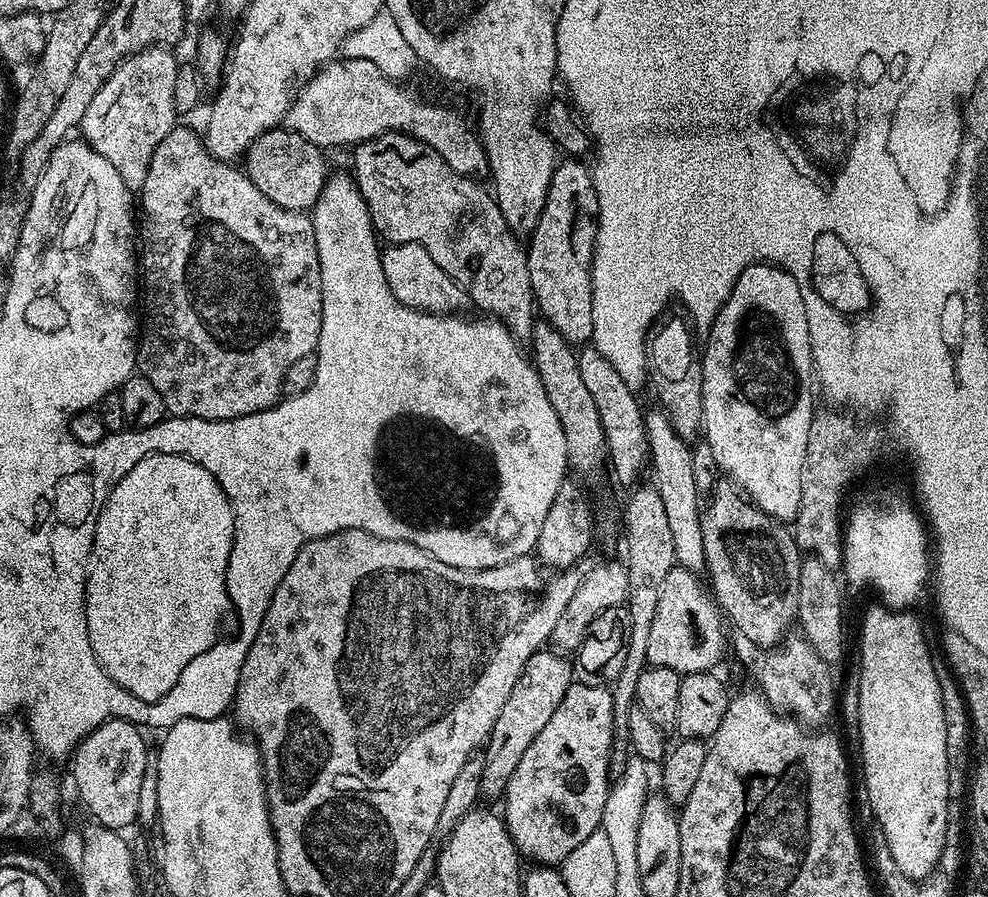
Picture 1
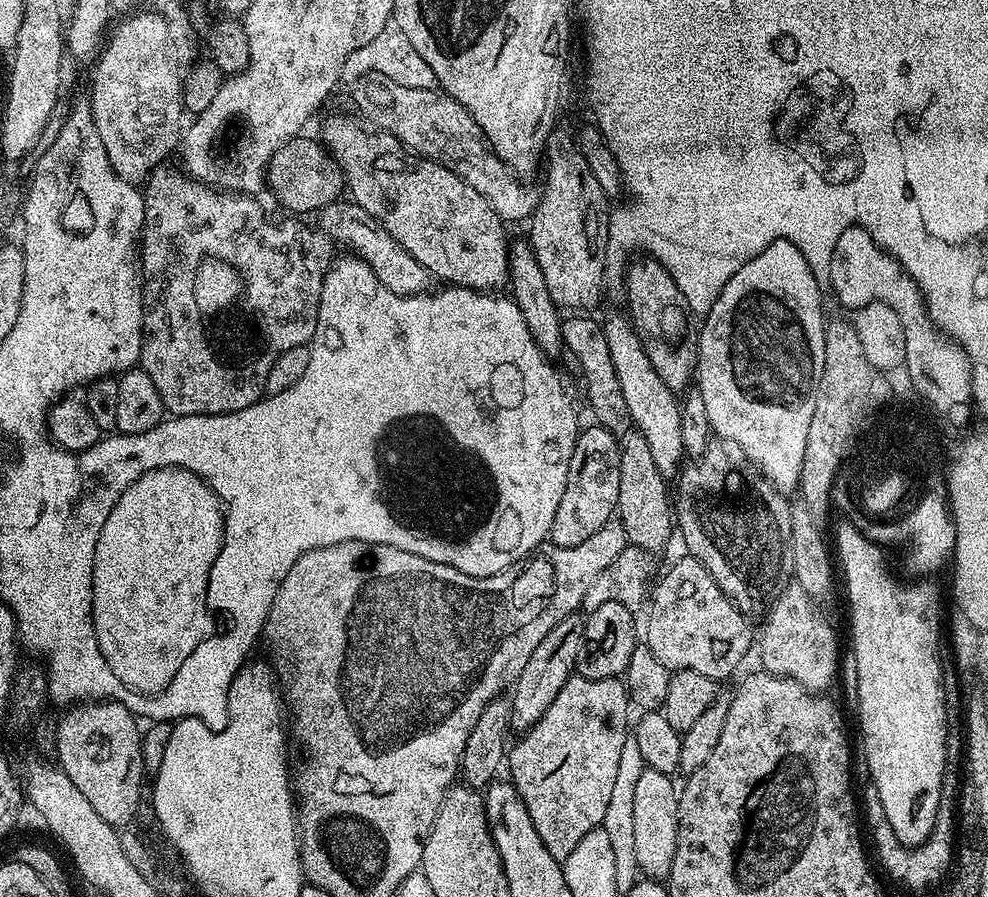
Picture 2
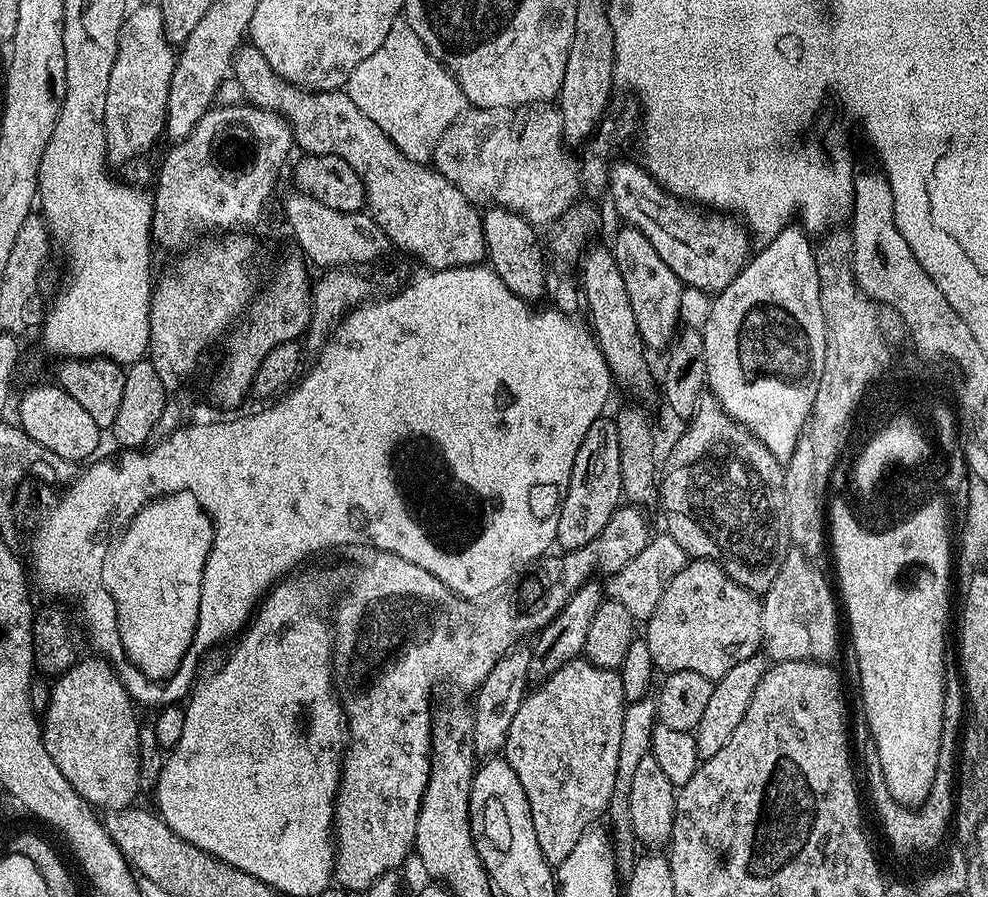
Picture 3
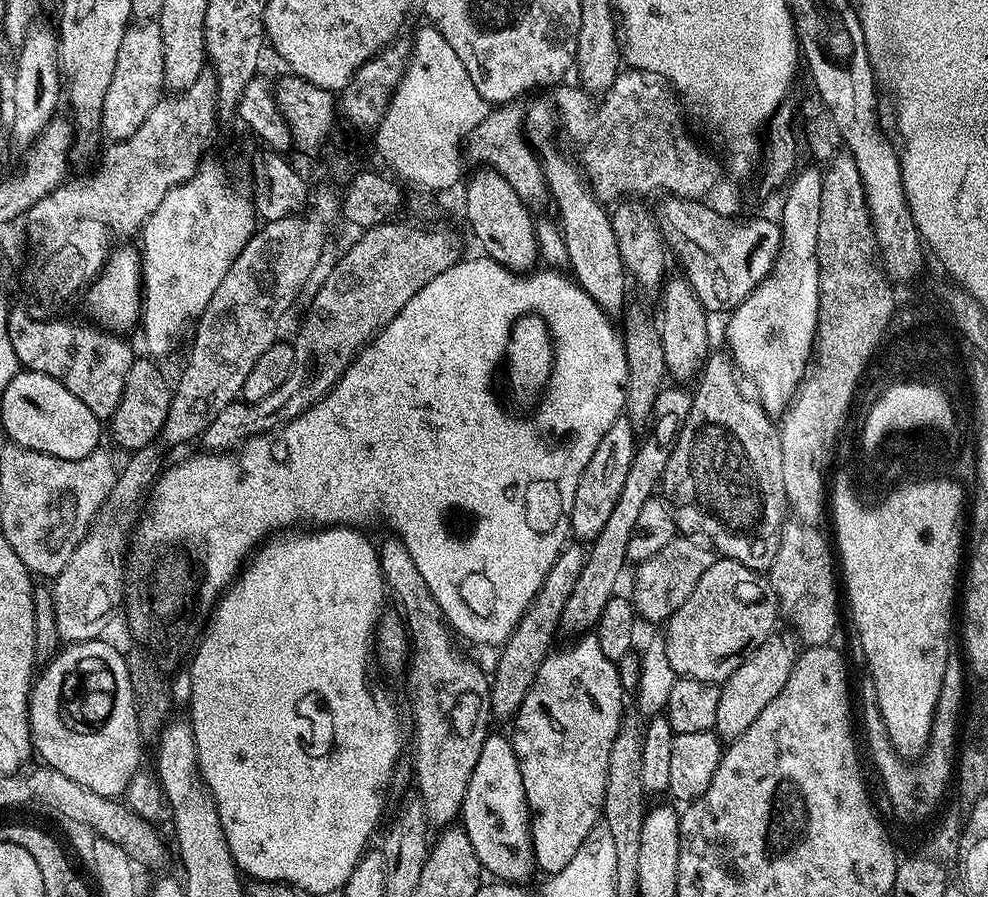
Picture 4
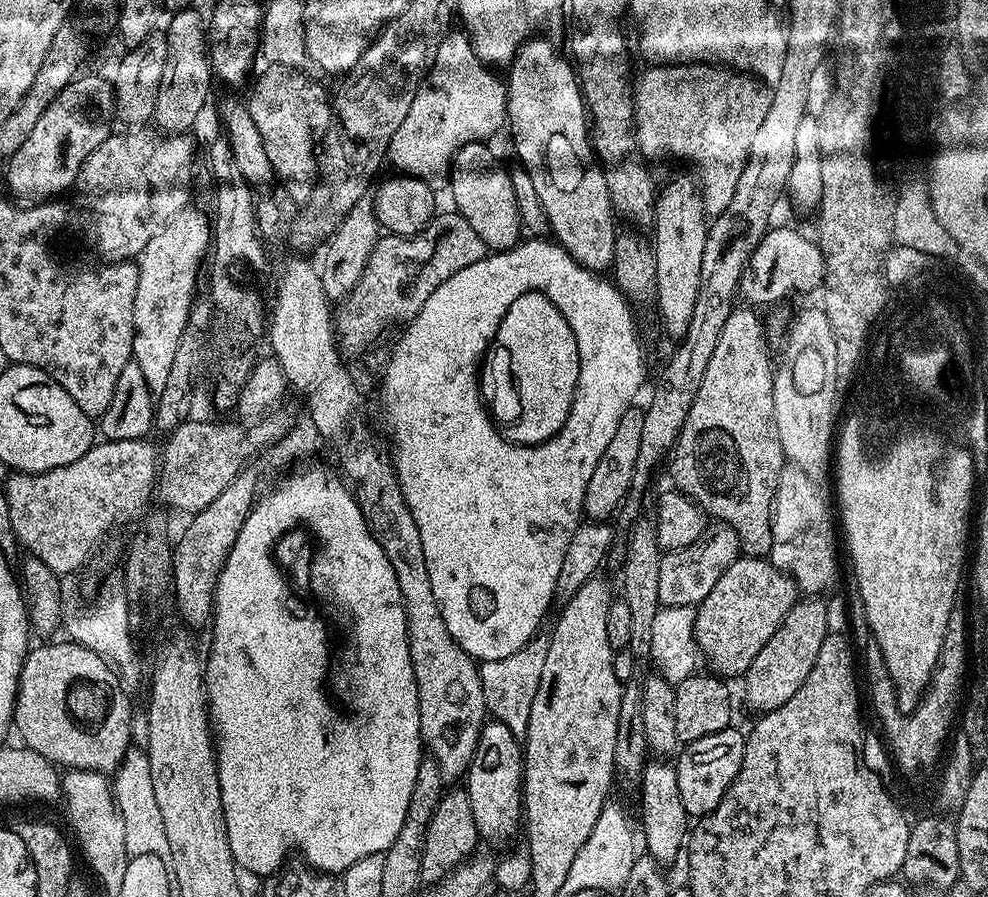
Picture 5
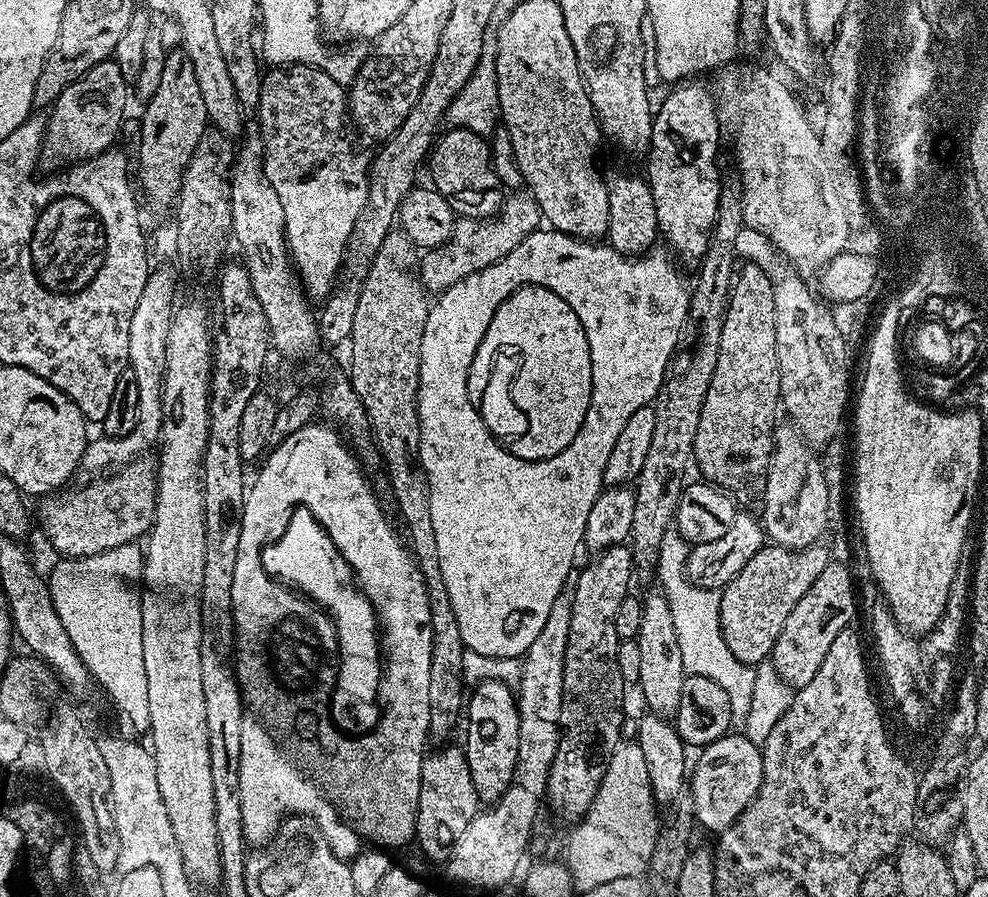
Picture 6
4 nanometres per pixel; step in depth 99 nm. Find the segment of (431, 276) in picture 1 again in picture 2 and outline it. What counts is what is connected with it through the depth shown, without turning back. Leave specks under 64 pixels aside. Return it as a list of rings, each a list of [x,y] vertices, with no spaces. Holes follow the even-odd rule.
[[[339,200],[321,209],[318,217],[321,230],[334,241],[348,246],[361,260],[368,263],[375,276],[391,293],[399,296],[416,296],[425,293],[432,277],[420,262],[407,254],[372,215],[367,214],[351,200]]]

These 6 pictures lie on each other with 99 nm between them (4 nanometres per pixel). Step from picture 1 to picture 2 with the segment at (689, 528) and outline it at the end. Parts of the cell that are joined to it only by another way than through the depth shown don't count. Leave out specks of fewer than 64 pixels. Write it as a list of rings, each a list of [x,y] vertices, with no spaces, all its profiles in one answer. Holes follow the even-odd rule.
[[[627,315],[603,317],[602,327],[606,346],[610,348],[610,362],[614,364],[614,374],[618,374],[618,386],[622,389],[622,398],[626,401],[626,410],[635,431],[646,438],[646,446],[650,446],[650,455],[654,457],[654,466],[658,466],[664,477],[675,477],[686,460],[677,393],[672,392],[670,386],[658,378],[658,370],[650,366],[650,358],[646,358],[646,350]]]

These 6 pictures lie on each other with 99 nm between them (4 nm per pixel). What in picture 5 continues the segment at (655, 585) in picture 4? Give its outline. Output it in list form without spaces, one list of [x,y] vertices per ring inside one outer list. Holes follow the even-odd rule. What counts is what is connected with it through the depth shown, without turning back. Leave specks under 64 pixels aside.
[[[727,526],[717,527],[717,532],[709,531],[698,542],[677,552],[665,551],[660,558],[658,570],[658,598],[665,608],[691,608],[698,606],[714,590],[718,578],[740,559],[742,549],[738,534]],[[712,532],[712,533],[711,533]]]

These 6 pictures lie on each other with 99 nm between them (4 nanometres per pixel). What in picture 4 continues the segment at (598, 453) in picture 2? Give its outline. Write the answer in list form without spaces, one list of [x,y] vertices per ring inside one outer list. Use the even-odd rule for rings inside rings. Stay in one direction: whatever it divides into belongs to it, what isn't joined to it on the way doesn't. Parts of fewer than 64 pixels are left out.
[[[621,418],[602,434],[598,448],[590,462],[586,462],[586,470],[582,470],[582,478],[578,478],[578,490],[574,494],[574,506],[570,514],[571,535],[580,542],[591,542],[598,534],[602,534],[602,526],[614,514],[614,502],[618,502],[618,494],[622,494],[622,486],[626,482],[626,474],[630,470],[634,439],[634,425],[631,420]]]

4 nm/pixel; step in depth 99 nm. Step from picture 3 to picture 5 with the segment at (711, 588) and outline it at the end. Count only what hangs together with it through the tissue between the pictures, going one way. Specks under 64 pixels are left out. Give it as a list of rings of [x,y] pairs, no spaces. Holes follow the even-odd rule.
[[[741,555],[740,559],[734,561],[726,570],[726,574],[718,578],[714,590],[710,590],[710,594],[706,594],[706,598],[696,608],[696,639],[706,653],[707,659],[709,656],[716,663],[715,671],[721,677],[743,677],[750,662],[758,658],[758,650],[762,650],[762,646],[770,642],[770,634],[778,630],[778,626],[796,603],[798,589],[792,577],[787,576],[780,568],[775,568],[771,559]]]

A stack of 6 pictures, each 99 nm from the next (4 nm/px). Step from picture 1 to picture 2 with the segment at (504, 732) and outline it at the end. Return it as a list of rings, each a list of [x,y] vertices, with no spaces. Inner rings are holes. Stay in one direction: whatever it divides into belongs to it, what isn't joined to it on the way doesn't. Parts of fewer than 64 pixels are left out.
[[[579,615],[566,616],[558,621],[554,630],[534,646],[534,654],[526,661],[526,666],[522,669],[522,674],[518,674],[516,683],[511,685],[510,699],[512,701],[512,725],[517,733],[523,734],[546,714],[550,708],[550,702],[558,698],[558,690],[566,686],[566,682],[577,671],[576,660],[580,656],[584,646],[584,623]]]

